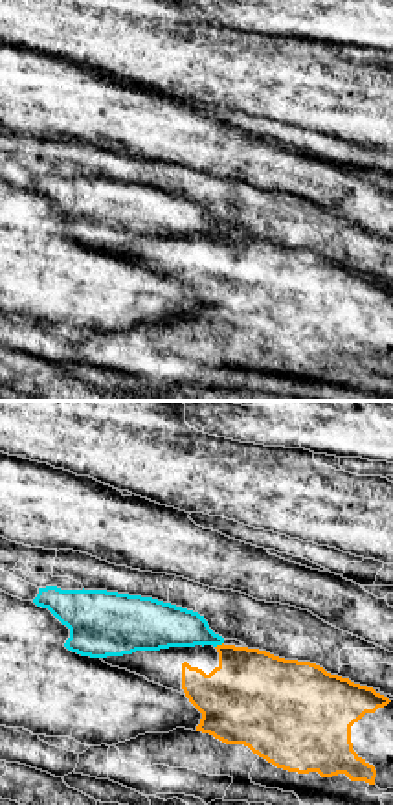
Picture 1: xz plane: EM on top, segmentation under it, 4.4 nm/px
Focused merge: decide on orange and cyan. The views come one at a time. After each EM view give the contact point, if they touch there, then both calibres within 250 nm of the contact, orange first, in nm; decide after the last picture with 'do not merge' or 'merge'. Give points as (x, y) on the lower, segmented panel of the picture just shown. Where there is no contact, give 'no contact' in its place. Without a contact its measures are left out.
(219, 646) | 380/190 nm

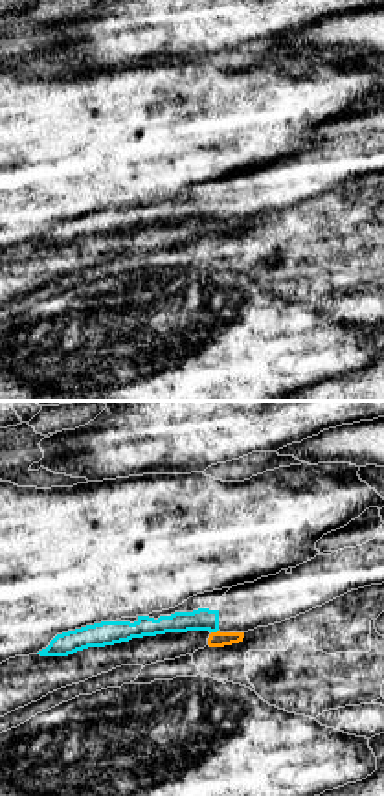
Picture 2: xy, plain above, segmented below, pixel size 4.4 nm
(214, 633) | 70/100 nm

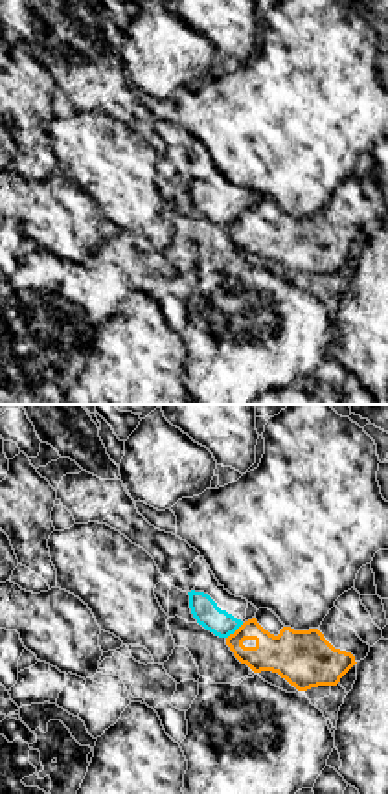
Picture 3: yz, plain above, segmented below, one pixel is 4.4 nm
(236, 631) | 190/120 nm

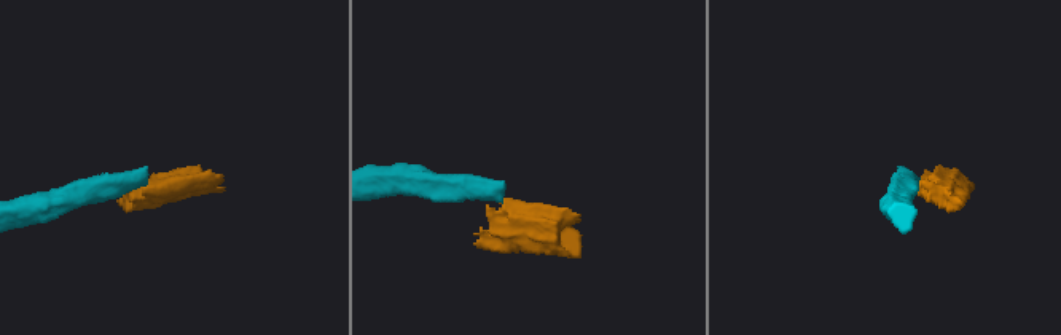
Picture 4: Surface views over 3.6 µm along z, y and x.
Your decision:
do not merge

